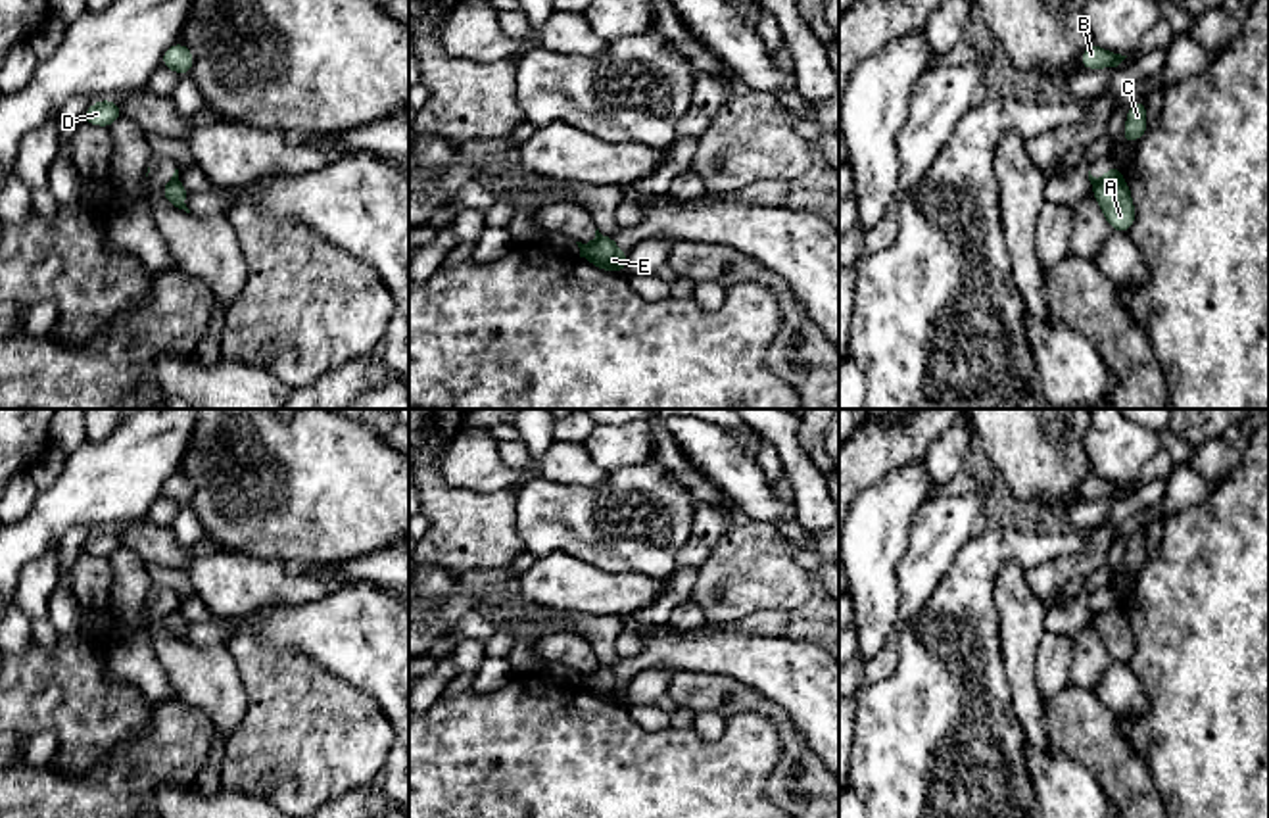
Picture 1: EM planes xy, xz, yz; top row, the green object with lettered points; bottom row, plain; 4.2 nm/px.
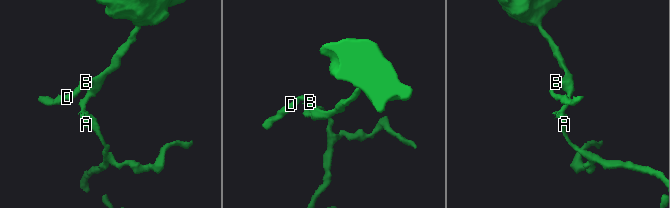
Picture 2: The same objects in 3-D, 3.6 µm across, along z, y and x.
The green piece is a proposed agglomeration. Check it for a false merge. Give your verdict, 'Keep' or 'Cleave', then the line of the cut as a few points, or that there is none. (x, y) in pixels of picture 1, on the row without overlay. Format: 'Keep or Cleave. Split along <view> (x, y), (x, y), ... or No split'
Cleave. Split along xz (601, 665), (580, 680)

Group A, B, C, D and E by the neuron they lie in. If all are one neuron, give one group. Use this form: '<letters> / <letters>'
A E / B C D

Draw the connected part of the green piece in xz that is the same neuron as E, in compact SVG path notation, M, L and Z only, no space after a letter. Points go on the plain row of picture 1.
M603 664L589 678L580 680L580 687L612 703L624 703L628 693L628 684L616 678L612 666Z

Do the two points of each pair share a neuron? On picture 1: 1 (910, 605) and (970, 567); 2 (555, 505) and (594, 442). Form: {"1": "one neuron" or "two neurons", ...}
{"1": "two neurons", "2": "two neurons"}

